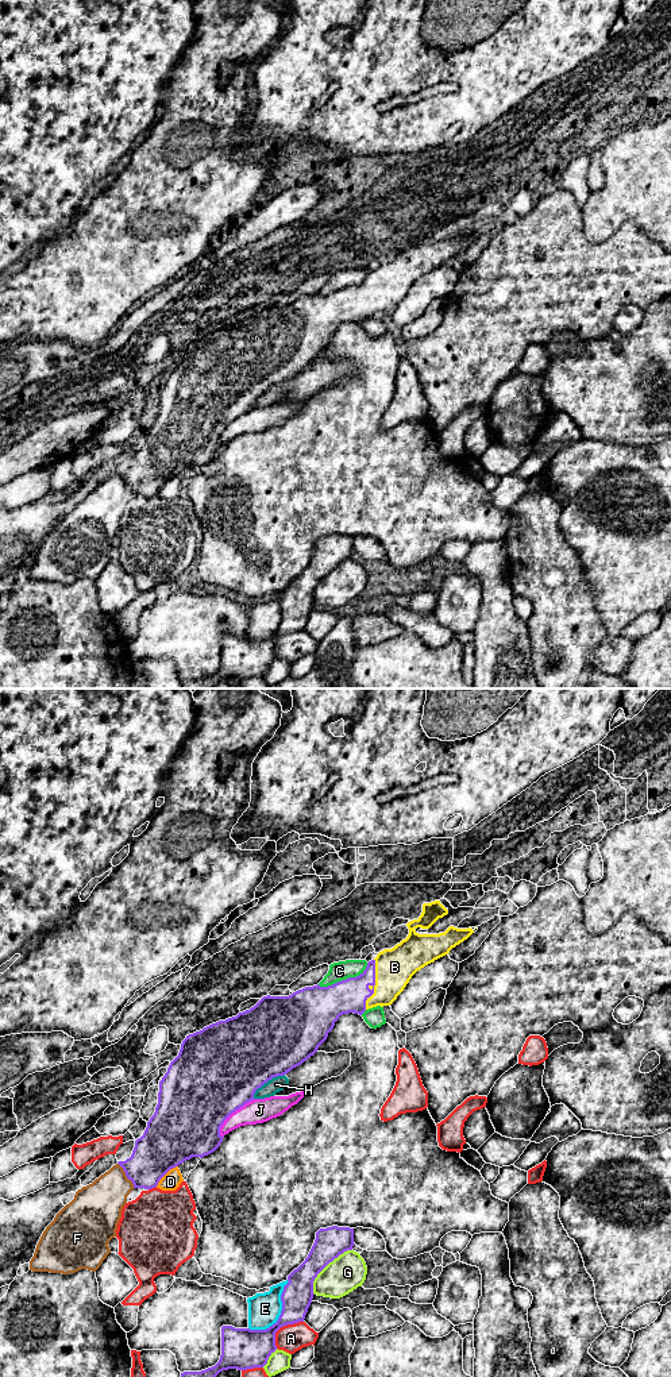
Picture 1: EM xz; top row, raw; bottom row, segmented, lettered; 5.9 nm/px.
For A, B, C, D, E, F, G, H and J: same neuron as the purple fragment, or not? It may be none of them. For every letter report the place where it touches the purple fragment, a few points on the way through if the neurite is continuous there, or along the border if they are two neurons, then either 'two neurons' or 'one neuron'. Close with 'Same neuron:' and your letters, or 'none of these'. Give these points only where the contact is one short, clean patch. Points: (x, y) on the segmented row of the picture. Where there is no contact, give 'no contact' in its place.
A: xz (281, 1326) | two neurons
B: xz (374, 984) | one neuron
C: xz (343, 980) | two neurons
D: xz (165, 1173) | two neurons
E: xz (281, 1314) | two neurons
F: xz (126, 1175) | two neurons
G: xz (324, 1266) | two neurons
H: xz (266, 1082) | two neurons
J: xz (231, 1113) | two neurons
Same neuron: B

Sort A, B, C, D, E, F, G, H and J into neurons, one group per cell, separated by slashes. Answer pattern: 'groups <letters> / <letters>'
groups A D E F J / B / C / G / H

